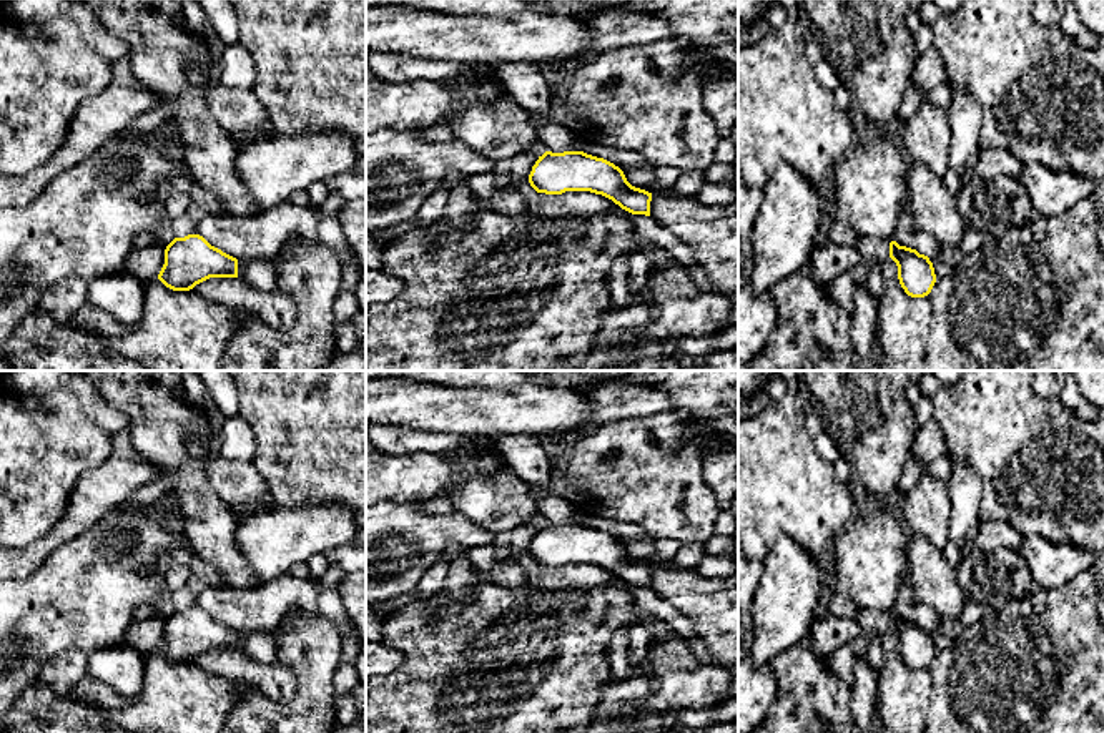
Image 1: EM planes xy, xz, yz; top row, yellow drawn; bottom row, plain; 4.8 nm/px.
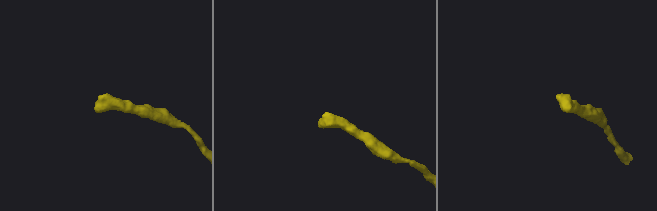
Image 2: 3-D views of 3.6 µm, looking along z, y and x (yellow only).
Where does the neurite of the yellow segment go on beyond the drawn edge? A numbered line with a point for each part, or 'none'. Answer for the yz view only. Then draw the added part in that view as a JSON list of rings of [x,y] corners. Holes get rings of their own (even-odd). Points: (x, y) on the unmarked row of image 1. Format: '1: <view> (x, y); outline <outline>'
1: yz (873, 622); outline [[[861,608],[856,620],[863,635],[866,637],[883,637],[886,632],[890,632],[890,615],[881,610]]]

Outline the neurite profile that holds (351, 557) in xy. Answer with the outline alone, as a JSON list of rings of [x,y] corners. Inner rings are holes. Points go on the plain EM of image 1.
[[[349,544],[333,549],[326,553],[331,565],[339,567],[343,572],[361,572],[366,575],[366,547]]]

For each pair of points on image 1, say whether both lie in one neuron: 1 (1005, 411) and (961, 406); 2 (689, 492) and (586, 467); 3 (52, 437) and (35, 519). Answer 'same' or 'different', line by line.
1: same
2: same
3: same

